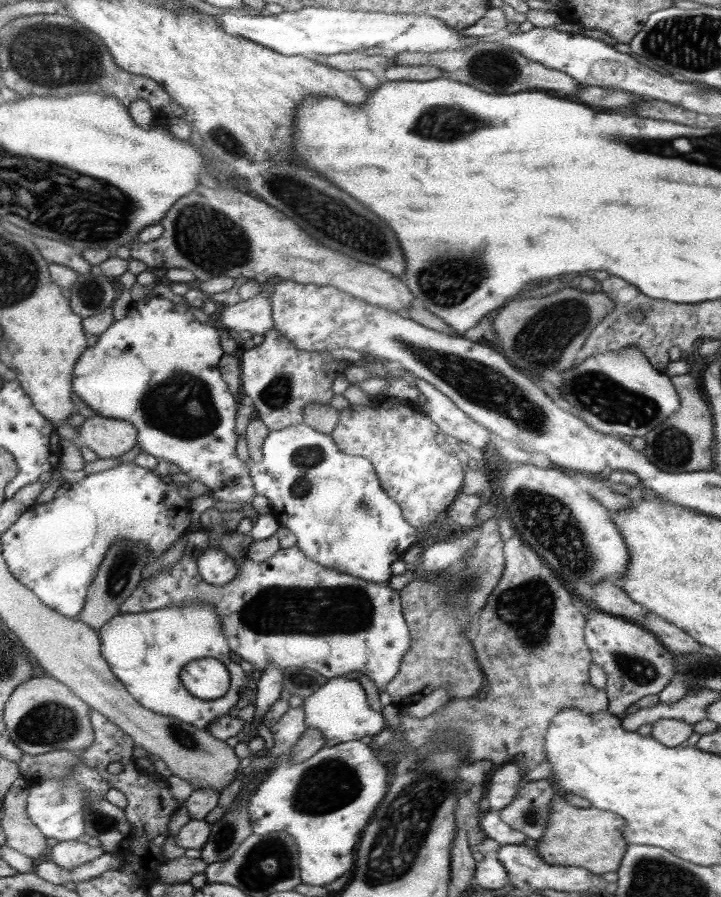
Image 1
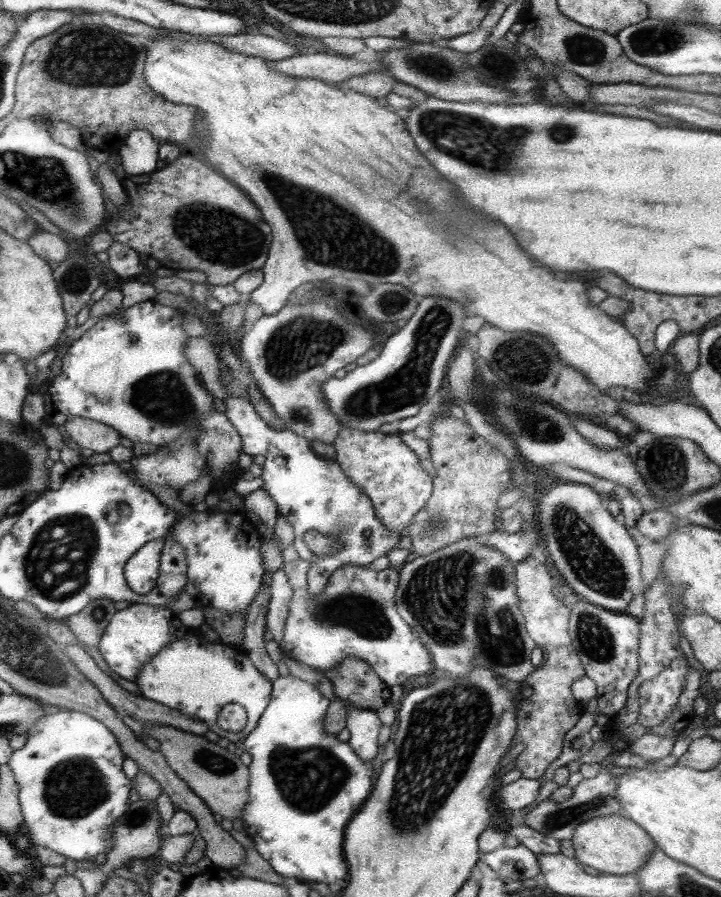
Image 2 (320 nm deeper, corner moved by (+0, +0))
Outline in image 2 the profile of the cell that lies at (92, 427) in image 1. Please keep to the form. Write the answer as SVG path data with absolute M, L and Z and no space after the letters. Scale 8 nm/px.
M70 416L66 423L66 433L70 440L79 444L81 448L90 448L93 452L108 452L120 445L122 436L110 426L90 418Z

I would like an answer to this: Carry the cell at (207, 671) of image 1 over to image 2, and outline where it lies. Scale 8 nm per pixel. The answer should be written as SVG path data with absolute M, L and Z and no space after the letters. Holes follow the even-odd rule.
M190 630L184 638L176 638L164 646L142 668L144 670L140 670L136 678L141 696L205 721L209 730L218 734L223 743L244 740L258 726L273 690L268 678L247 661L244 651L223 642L211 643L198 630ZM230 703L240 704L247 714L247 725L240 732L222 730L217 723L218 712Z

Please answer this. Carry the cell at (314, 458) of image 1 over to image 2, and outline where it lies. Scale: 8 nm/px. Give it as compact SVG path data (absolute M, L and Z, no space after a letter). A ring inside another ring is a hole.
M229 394L224 399L226 405L226 418L234 426L240 440L242 440L242 450L244 455L260 455L264 456L264 464L262 464L261 480L262 486L260 489L265 490L269 497L276 503L278 512L284 516L294 528L294 546L297 550L300 559L310 561L310 566L307 572L307 583L309 594L320 594L326 586L327 580L330 575L341 566L356 565L368 567L372 561L378 557L387 556L389 550L399 548L400 540L405 532L394 533L388 531L378 518L376 518L375 510L373 509L372 502L368 495L351 481L351 478L344 475L344 471L340 469L338 462L326 462L320 454L312 450L310 441L304 436L300 436L289 429L285 430L272 430L269 428L252 408L252 404L247 398L236 398L234 394ZM370 529L372 531L372 539L370 547L367 545L364 532ZM316 530L319 534L324 536L332 536L338 542L339 549L334 554L325 554L324 556L316 556L311 550L308 550L304 544L304 535L308 532Z

